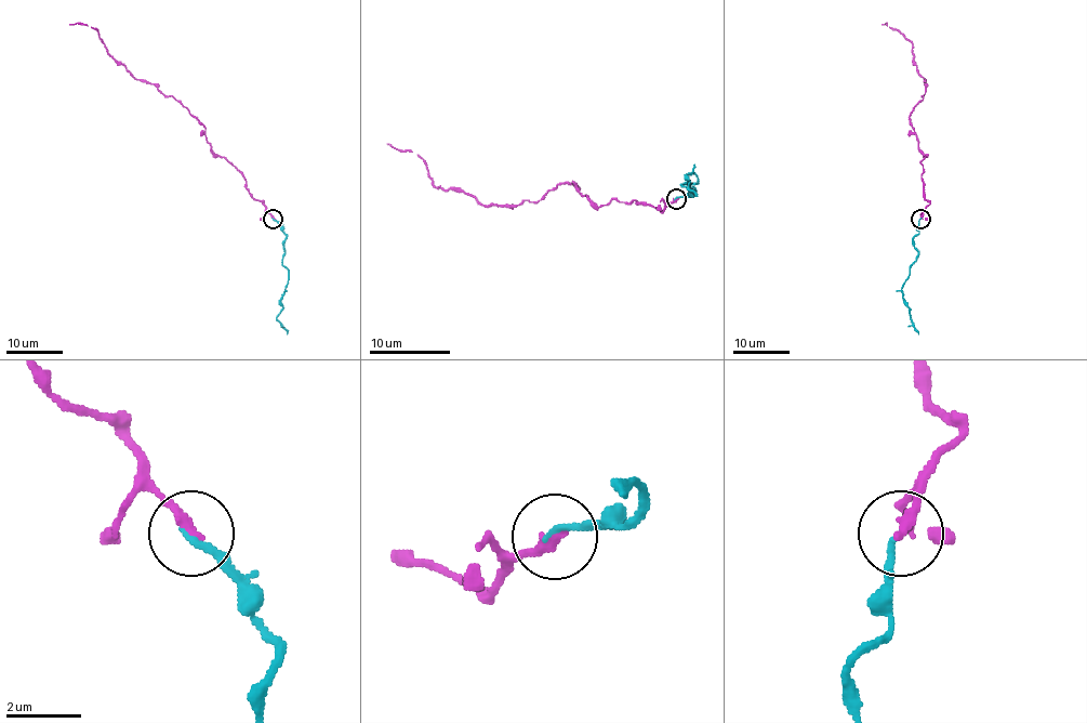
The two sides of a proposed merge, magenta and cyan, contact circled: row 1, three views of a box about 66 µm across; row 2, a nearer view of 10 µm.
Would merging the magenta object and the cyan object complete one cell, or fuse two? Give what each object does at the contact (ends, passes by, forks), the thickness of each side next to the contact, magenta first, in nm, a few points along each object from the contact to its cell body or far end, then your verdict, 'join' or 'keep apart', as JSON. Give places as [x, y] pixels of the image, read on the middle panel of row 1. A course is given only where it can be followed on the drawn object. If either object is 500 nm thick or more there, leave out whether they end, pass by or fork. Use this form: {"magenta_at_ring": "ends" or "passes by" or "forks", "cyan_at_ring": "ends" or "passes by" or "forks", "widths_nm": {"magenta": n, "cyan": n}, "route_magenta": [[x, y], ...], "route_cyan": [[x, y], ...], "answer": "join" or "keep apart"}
{"magenta_at_ring": "ends", "cyan_at_ring": "ends", "widths_nm": {"magenta": 300, "cyan": 150}, "route_magenta": [[676, 198], [661, 212], [598, 207], [557, 184], [535, 202], [484, 205], [437, 188], [424, 162], [386, 144]], "route_cyan": [[676, 198], [694, 193], [689, 186], [697, 182], [692, 172], [680, 184], [697, 196]], "answer": "join"}

